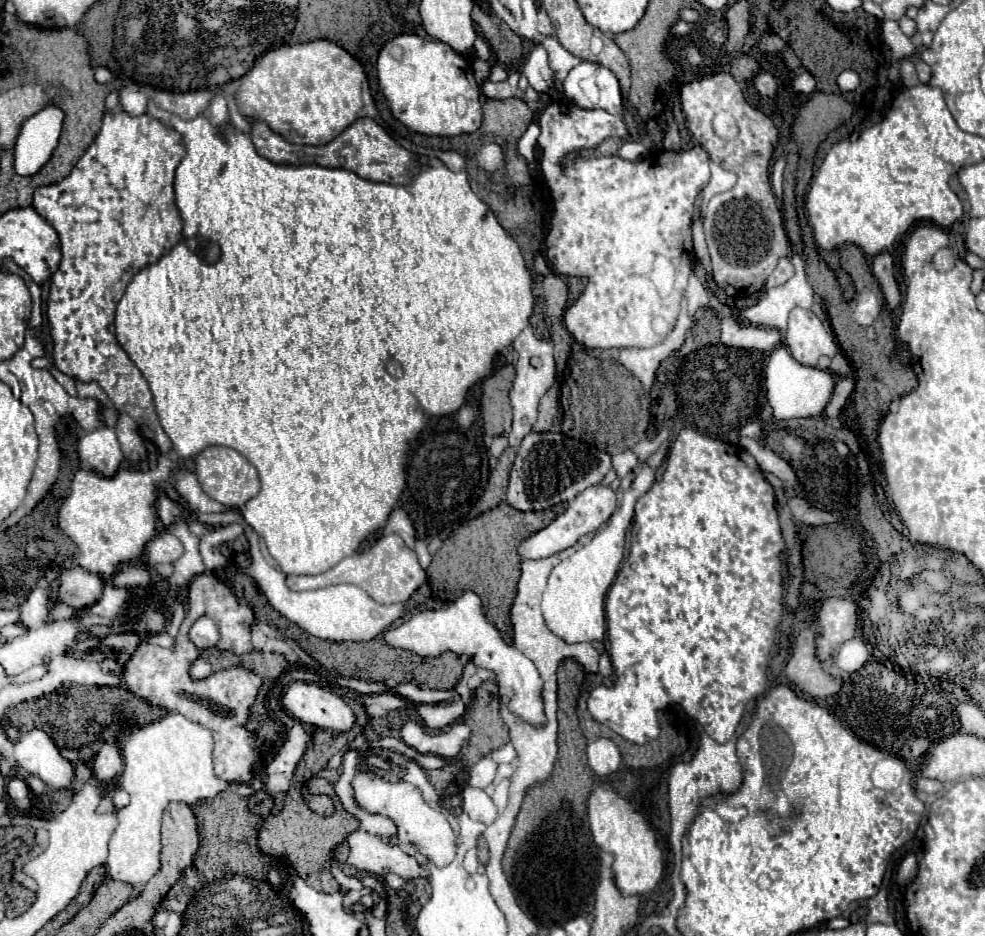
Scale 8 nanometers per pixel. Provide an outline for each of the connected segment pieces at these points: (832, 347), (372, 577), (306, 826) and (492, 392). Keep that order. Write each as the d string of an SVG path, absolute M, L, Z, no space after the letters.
M805 308L791 310L785 340L793 358L807 366L817 366L819 356L831 358L839 350L831 330L827 330L821 320Z
M395 508L387 520L381 538L373 544L373 548L369 548L367 552L357 552L357 554L341 560L337 566L333 566L331 570L327 570L325 574L319 574L319 576L287 576L287 586L293 590L313 590L313 588L325 588L329 584L357 584L379 604L407 602L407 598L423 582L427 582L425 570L417 562L417 554L411 550L413 544L415 544L415 528L413 528L407 512L403 508Z
M293 780L291 788L285 796L285 806L279 814L269 814L263 818L261 828L269 832L259 832L259 848L261 852L269 856L285 856L297 870L297 874L319 892L337 892L339 884L333 880L329 866L331 866L331 854L337 844L341 844L351 832L359 828L359 820L345 812L343 806L337 806L337 810L331 816L319 816L313 812L303 796L301 796L301 780Z
M505 366L483 382L481 416L483 416L483 430L489 436L509 434L509 428L511 428L509 382L511 378L513 378L513 368Z

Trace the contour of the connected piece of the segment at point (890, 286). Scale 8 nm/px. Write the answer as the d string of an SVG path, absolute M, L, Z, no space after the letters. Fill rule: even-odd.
M889 252L877 254L873 258L873 276L877 278L877 282L883 290L887 306L891 310L895 310L901 302L901 292L899 292L899 286L895 282L895 276L893 276L893 258L891 258Z

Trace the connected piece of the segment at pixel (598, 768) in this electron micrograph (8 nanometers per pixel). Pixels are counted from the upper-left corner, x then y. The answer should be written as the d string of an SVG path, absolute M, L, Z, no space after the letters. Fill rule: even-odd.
M599 738L595 742L589 742L587 746L587 758L589 766L597 776L607 776L611 772L617 772L621 764L621 752L615 746L613 740Z

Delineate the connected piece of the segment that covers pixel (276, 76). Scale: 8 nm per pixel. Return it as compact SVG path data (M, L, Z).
M329 40L281 46L267 52L241 78L235 100L243 116L269 124L289 144L323 146L337 138L353 120L377 116L363 66Z

